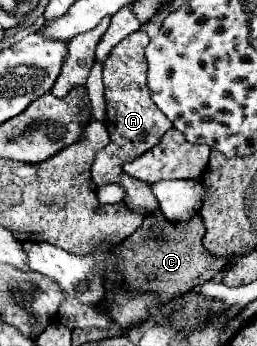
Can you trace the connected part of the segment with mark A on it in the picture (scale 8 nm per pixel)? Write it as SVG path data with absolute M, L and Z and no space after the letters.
M138 30L126 36L120 44L116 44L104 62L104 98L106 98L106 110L108 110L104 124L110 132L110 144L96 154L96 160L92 164L94 184L96 186L104 186L104 184L122 186L126 192L124 204L128 206L128 210L138 212L142 216L148 216L150 212L158 210L156 198L148 182L130 178L128 174L124 174L122 166L126 162L136 160L150 148L154 148L160 142L162 134L172 128L172 122L152 102L150 90L146 86L146 70L148 70L146 56L144 56L146 46L148 46L148 34L144 30Z

